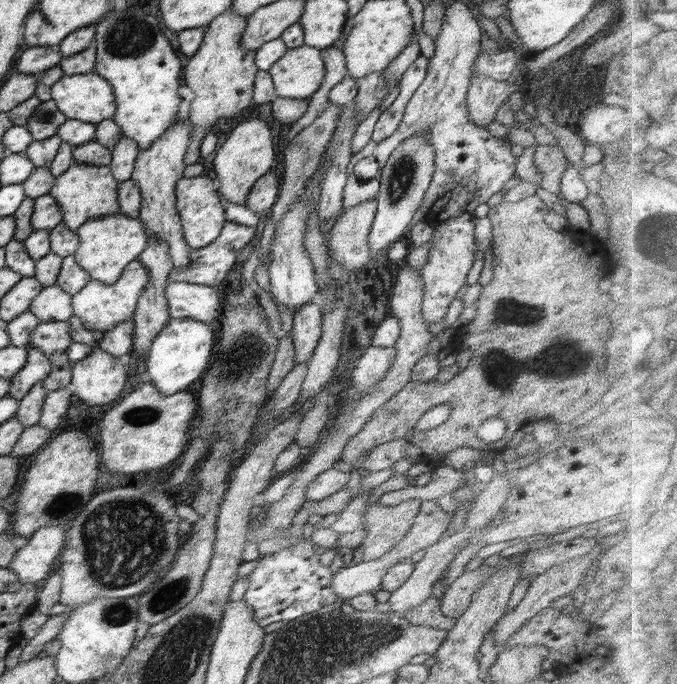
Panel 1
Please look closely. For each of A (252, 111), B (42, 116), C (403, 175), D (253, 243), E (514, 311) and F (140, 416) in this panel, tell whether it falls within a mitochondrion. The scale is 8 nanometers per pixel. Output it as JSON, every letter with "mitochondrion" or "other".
{"A":"other","B":"mitochondrion","C":"mitochondrion","D":"other","E":"mitochondrion","F":"mitochondrion"}

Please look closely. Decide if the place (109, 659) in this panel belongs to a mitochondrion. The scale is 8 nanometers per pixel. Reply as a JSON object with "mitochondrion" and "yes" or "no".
{"mitochondrion":"no"}

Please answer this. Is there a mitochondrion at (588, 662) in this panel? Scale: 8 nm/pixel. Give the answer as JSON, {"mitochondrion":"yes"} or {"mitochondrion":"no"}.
{"mitochondrion":"no"}

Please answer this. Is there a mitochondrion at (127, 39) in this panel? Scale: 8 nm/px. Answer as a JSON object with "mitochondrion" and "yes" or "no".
{"mitochondrion":"yes"}

